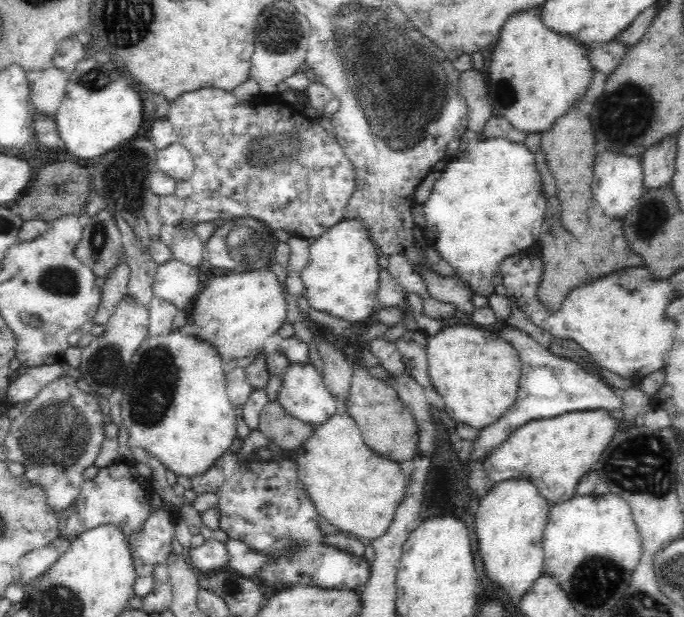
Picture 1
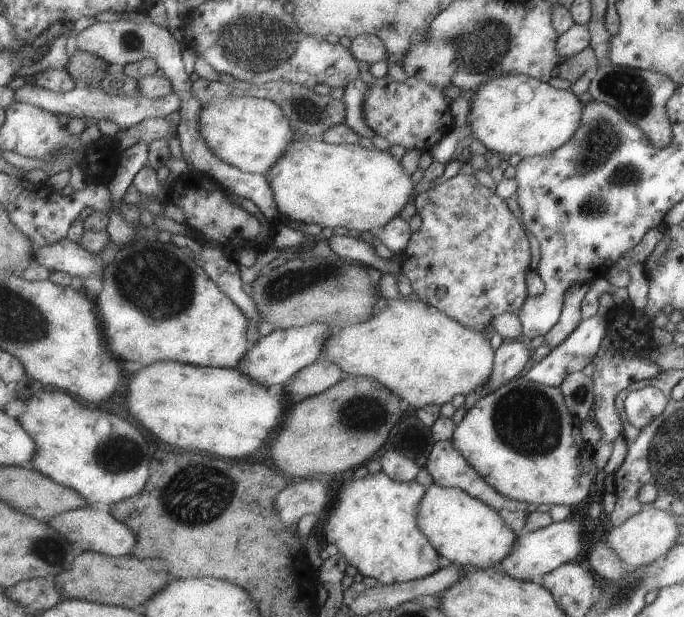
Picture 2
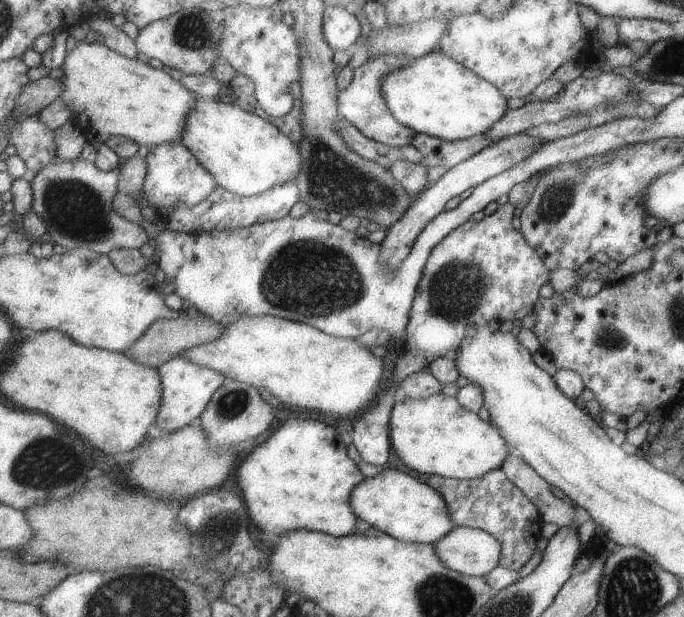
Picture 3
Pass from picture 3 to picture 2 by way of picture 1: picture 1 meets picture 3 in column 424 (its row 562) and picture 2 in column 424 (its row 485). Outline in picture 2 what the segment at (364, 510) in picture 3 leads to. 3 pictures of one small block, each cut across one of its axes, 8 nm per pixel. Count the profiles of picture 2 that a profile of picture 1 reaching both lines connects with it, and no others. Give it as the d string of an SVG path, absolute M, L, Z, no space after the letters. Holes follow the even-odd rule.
M434 483L427 487L425 497L419 502L418 528L430 540L440 557L446 558L451 565L463 569L484 570L495 563L501 563L503 558L510 554L516 536L513 534L513 530L509 530L505 526L505 522L499 518L493 508L485 506L483 502L472 498L459 488L443 487Z

